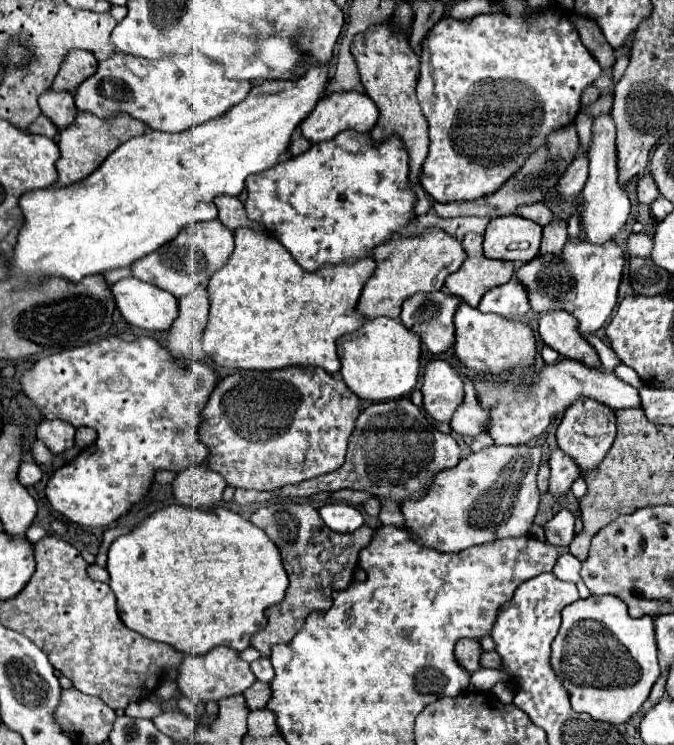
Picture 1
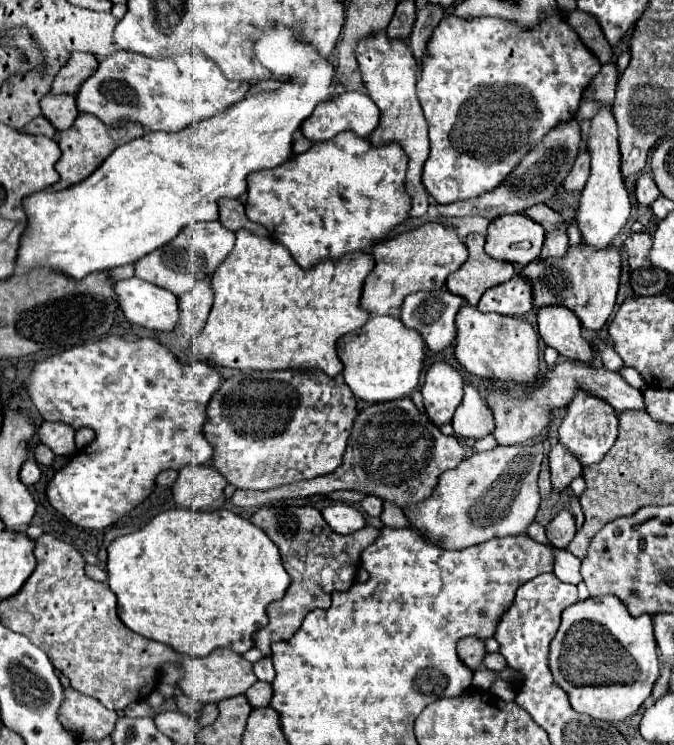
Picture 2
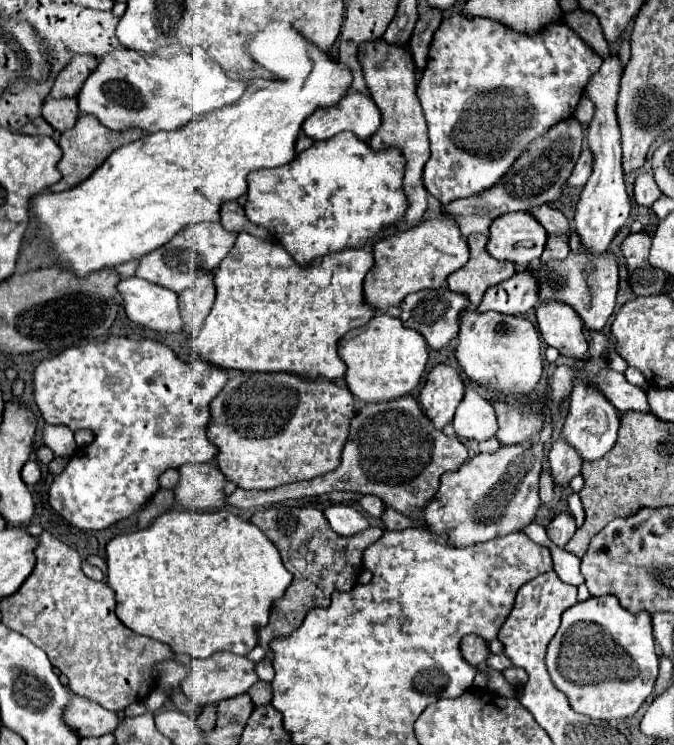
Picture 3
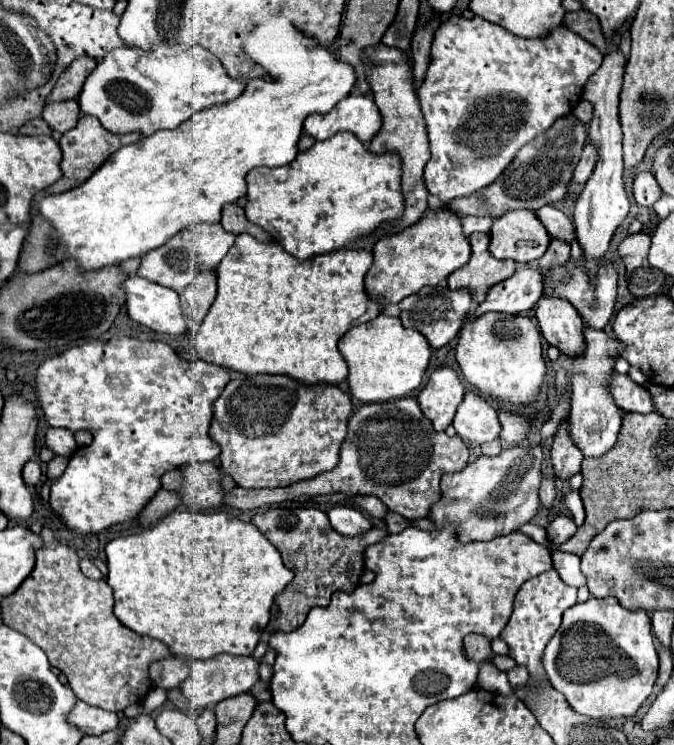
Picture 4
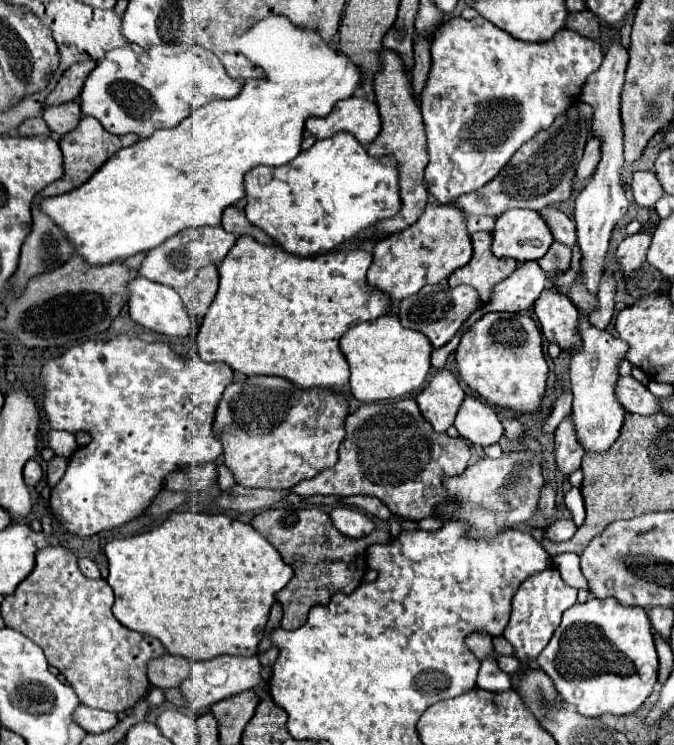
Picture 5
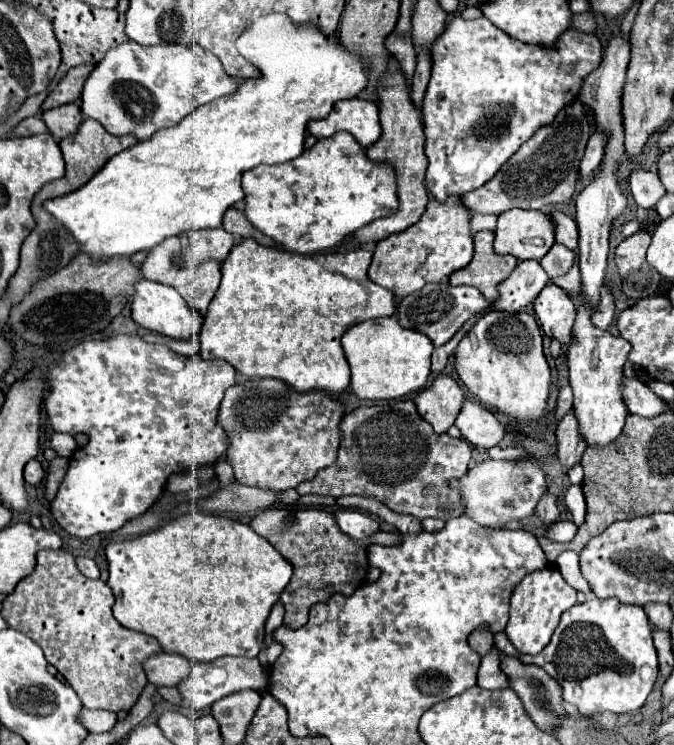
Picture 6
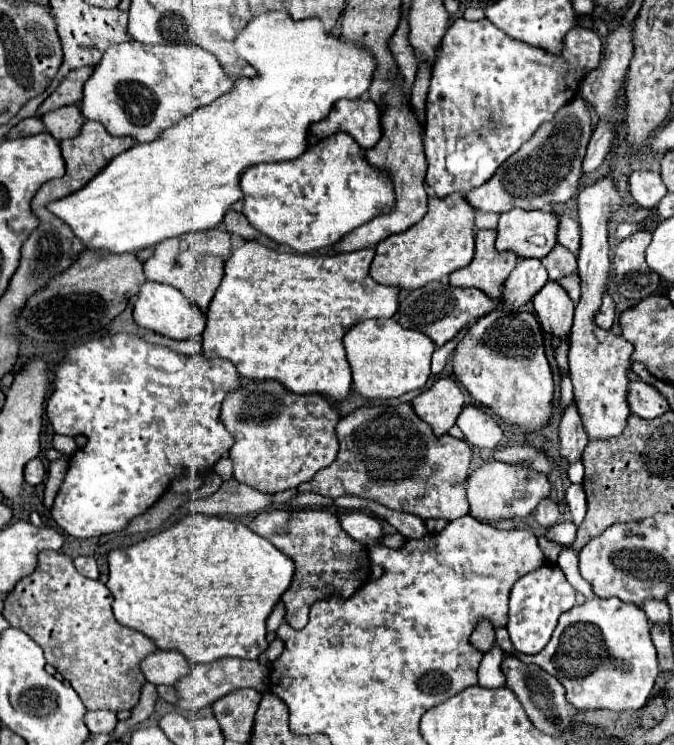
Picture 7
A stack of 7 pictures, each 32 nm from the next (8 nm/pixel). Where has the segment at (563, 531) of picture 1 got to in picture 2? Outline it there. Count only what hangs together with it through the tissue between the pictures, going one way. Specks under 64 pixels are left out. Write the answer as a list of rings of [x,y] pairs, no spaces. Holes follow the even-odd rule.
[[[568,510],[558,512],[546,526],[546,536],[552,546],[556,548],[566,548],[570,540],[574,538],[576,528],[574,528],[574,516]]]

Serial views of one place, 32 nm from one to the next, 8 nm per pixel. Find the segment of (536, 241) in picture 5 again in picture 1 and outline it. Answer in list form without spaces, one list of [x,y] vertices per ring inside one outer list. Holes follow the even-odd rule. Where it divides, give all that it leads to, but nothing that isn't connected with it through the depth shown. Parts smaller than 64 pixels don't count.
[[[514,214],[500,216],[490,220],[484,232],[484,256],[524,264],[538,254],[540,238],[540,224]]]

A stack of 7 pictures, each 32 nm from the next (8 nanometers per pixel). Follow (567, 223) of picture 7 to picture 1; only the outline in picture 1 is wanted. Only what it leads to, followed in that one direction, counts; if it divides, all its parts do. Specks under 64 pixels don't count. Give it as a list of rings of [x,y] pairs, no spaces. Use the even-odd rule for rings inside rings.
[[[538,202],[538,204],[526,204],[526,206],[520,206],[520,208],[516,210],[516,216],[534,220],[534,222],[538,222],[540,226],[546,226],[548,222],[554,220],[552,212],[550,212],[544,204],[540,204],[540,202]]]

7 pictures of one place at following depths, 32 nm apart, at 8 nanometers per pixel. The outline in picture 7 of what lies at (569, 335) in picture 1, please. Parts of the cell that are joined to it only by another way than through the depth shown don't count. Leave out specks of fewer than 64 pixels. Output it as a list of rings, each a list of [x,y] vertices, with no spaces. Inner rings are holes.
[[[550,280],[534,296],[532,304],[544,332],[548,332],[550,336],[558,336],[560,340],[566,340],[574,318],[574,302],[566,294],[566,290]]]

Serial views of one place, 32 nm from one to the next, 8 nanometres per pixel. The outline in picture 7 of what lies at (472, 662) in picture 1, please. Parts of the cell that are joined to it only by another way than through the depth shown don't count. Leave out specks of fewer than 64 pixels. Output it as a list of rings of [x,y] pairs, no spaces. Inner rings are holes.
[[[482,620],[482,622],[474,628],[474,632],[472,632],[472,636],[470,636],[470,644],[472,644],[476,650],[480,650],[482,654],[486,654],[486,652],[494,646],[494,628],[490,628],[490,622]]]

